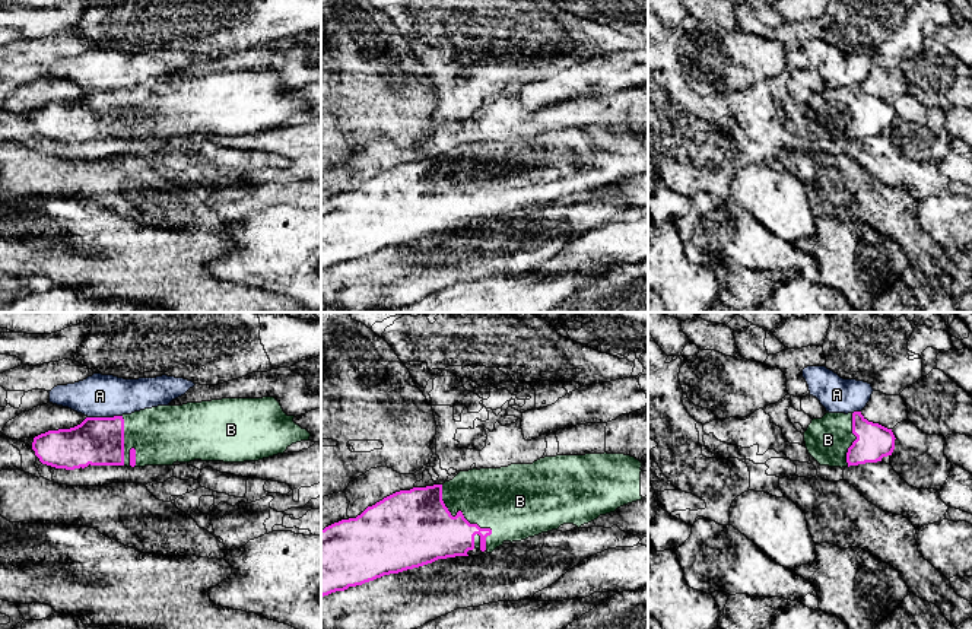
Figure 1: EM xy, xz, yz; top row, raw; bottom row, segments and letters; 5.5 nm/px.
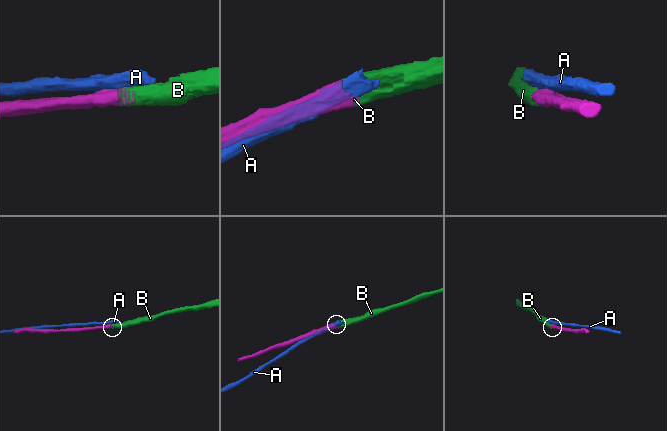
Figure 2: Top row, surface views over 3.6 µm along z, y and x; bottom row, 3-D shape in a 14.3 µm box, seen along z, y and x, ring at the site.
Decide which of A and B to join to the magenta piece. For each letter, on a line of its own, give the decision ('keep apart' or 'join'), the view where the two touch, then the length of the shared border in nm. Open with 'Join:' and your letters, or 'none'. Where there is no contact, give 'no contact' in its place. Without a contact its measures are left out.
Join: B
A: keep apart; contact in xy; length 190 nm
B: join; contact in xz; length 440 nm

